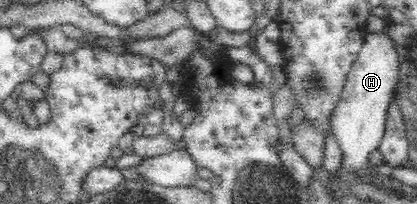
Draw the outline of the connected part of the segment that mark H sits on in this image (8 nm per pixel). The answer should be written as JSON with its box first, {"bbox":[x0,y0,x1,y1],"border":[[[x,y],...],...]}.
{"bbox":[331,29,399,171],"border":[[[386,29],[380,33],[366,31],[357,59],[347,73],[343,95],[333,111],[331,119],[333,137],[345,152],[345,162],[340,171],[353,171],[368,164],[368,155],[375,151],[385,134],[385,123],[389,115],[389,105],[395,97],[395,87],[399,85],[399,54],[395,40]]]}

